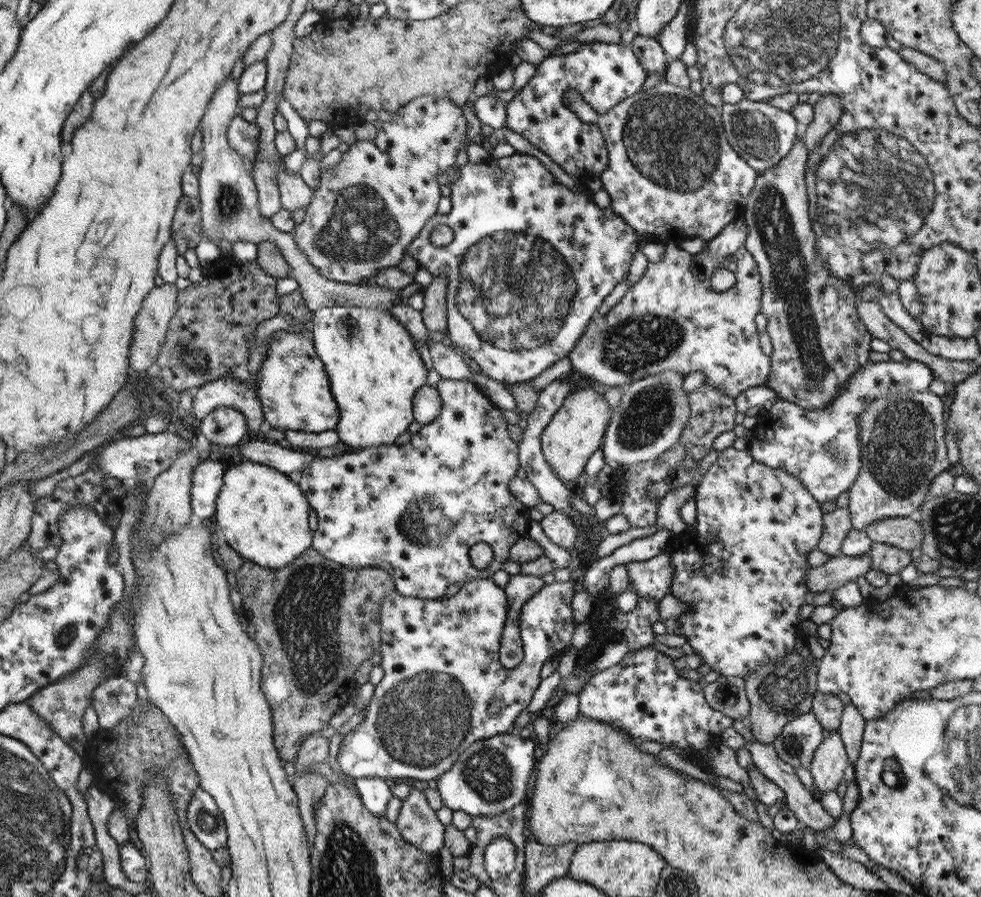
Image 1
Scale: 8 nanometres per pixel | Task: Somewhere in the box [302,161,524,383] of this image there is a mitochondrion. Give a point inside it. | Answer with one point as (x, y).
(363, 229)

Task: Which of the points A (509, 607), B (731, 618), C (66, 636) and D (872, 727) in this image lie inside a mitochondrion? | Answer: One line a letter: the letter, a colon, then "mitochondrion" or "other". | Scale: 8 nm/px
A: other
B: other
C: mitochondrion
D: other

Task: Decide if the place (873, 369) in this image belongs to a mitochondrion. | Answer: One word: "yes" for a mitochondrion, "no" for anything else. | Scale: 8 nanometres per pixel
no

